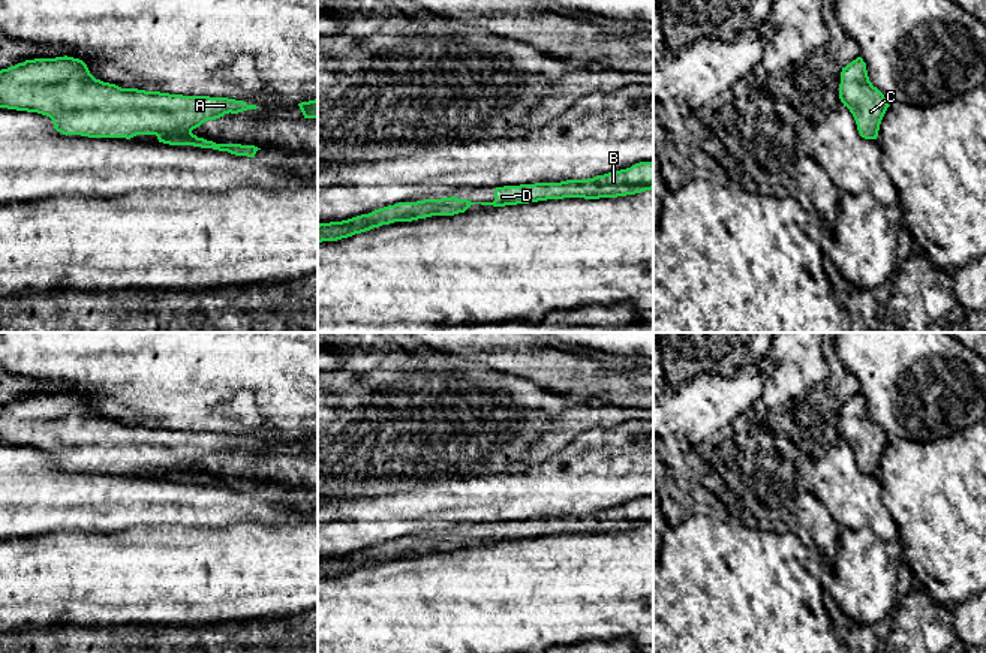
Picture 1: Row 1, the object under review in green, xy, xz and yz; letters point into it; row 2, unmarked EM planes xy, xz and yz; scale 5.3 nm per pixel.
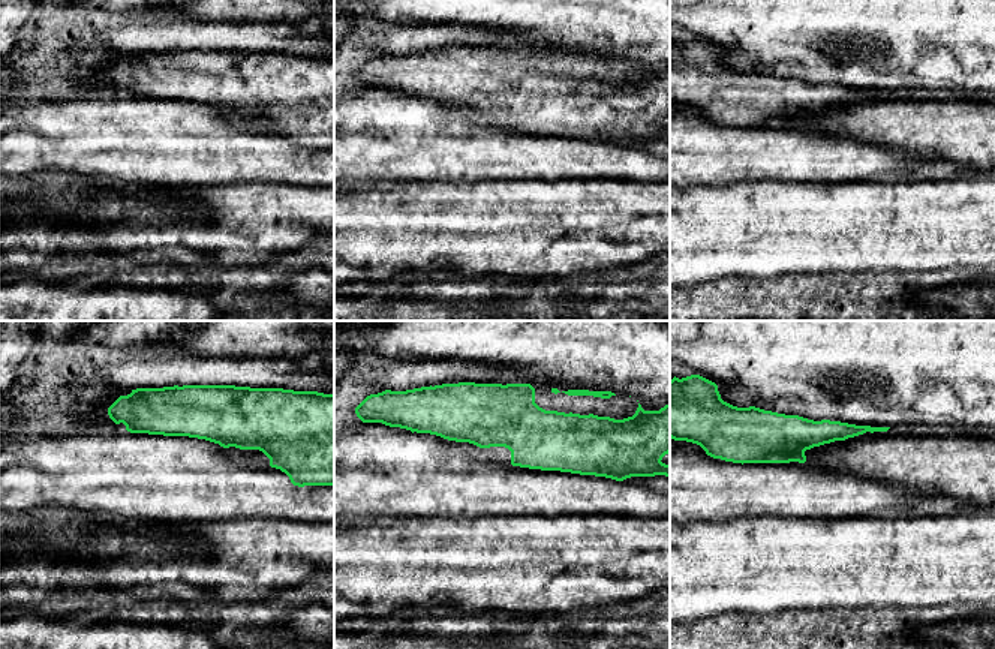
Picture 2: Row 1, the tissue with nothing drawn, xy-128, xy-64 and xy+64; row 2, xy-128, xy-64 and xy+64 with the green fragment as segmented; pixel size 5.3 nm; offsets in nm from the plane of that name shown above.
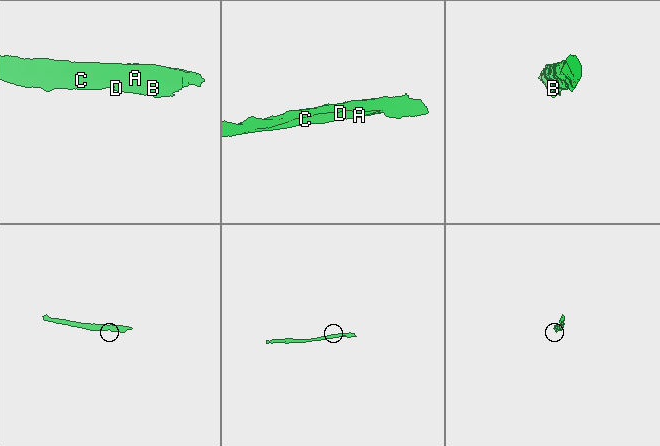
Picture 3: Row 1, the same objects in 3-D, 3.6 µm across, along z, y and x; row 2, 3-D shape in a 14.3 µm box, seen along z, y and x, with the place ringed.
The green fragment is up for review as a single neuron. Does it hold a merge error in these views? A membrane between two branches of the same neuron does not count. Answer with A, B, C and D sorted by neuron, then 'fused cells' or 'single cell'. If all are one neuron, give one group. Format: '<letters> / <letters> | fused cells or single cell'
A B C D | single cell

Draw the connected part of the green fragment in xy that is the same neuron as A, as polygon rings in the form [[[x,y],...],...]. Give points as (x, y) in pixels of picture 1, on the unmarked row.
[[[73,392],[25,395],[0,406],[0,443],[37,448],[52,455],[54,464],[63,470],[88,473],[126,473],[156,470],[159,478],[169,481],[193,481],[228,487],[235,491],[255,493],[261,485],[255,481],[216,479],[192,469],[208,455],[225,449],[256,445],[243,436],[210,431],[183,431],[138,424],[121,424],[96,415],[87,400]]]

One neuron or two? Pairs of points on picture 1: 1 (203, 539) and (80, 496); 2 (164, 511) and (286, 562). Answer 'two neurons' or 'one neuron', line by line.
1: two neurons
2: two neurons

